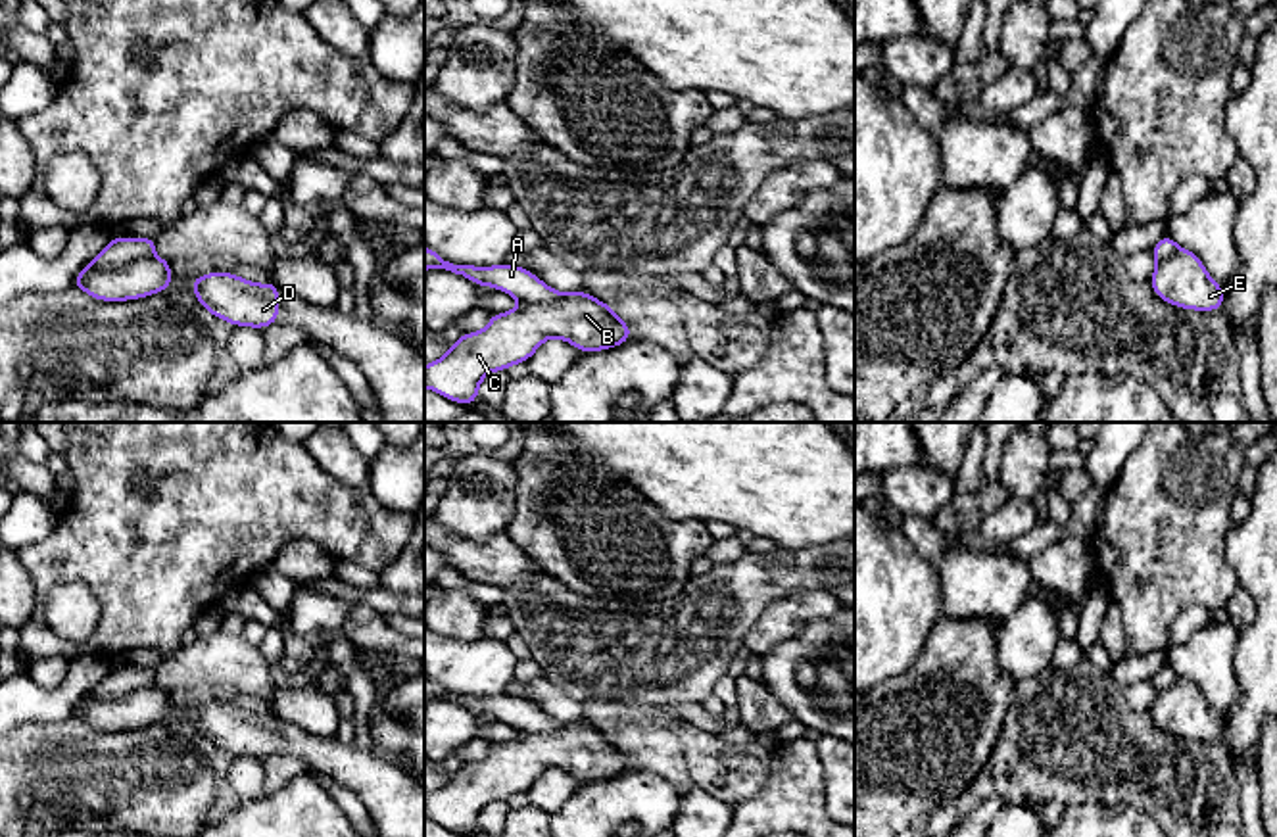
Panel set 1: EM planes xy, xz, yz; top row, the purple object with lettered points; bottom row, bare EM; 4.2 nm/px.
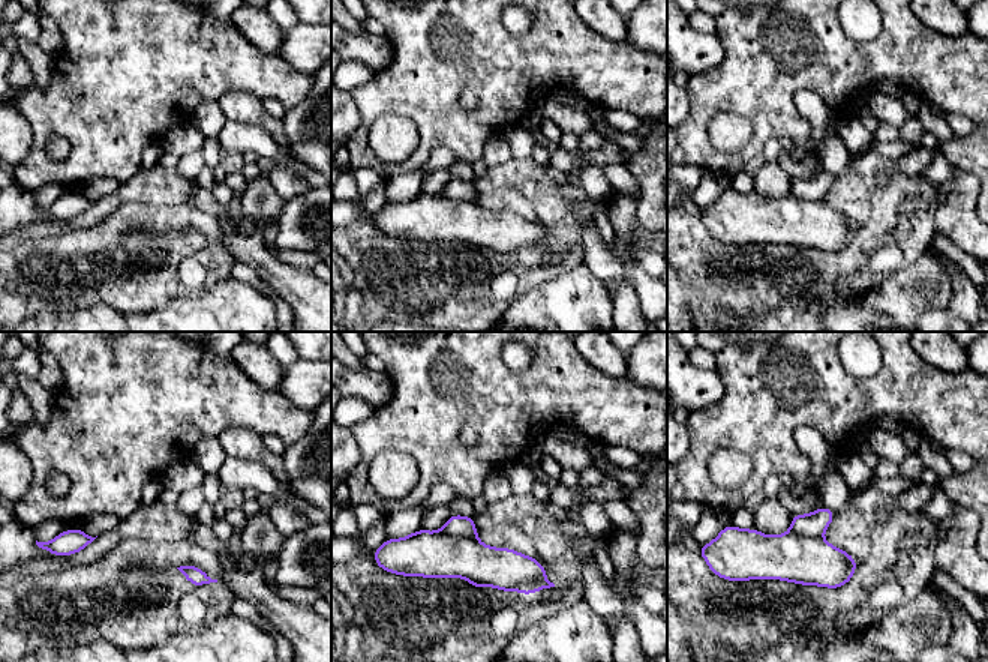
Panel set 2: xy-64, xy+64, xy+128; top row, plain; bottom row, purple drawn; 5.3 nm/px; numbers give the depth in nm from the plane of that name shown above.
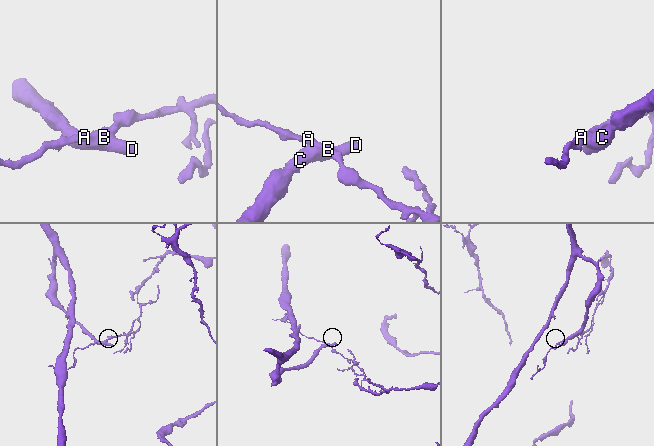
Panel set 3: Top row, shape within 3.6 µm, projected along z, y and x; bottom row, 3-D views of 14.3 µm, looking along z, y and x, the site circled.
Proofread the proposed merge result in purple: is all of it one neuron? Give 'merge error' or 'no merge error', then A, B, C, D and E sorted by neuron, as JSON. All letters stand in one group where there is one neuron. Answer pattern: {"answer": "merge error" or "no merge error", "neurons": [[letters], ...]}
{"answer": "merge error", "neurons": [["A"], ["B", "C", "D", "E"]]}

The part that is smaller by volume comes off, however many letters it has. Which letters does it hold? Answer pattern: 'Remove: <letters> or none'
Remove: A

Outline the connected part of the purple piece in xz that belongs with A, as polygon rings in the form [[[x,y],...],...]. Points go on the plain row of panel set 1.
[[[424,676],[424,701],[428,699],[451,701],[455,705],[469,708],[476,716],[494,716],[495,720],[501,720],[528,733],[555,733],[565,728],[565,724],[553,720],[520,695],[509,693],[492,697],[453,695],[434,680]]]

